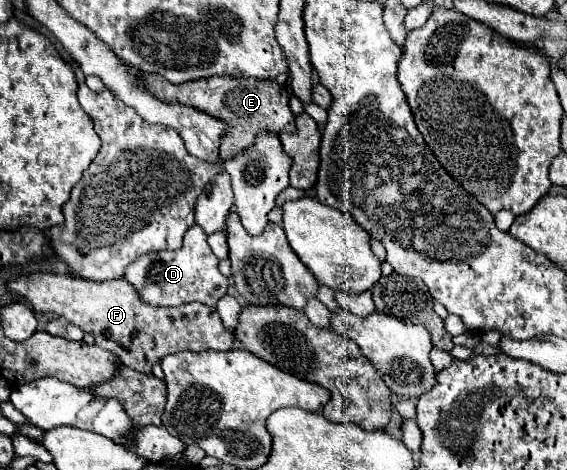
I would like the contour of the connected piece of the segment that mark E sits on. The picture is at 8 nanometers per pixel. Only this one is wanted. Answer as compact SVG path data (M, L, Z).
M144 73L144 87L148 91L156 93L154 97L158 97L160 101L192 105L196 109L204 109L206 113L226 121L228 133L224 135L222 145L220 145L222 161L234 157L240 149L246 149L248 145L252 145L260 131L296 133L294 113L290 111L290 105L288 105L290 91L284 85L278 85L274 79L272 81L256 81L256 79L242 79L242 77L232 79L228 75L220 75L220 77L208 77L208 79L200 79L200 81L188 81L188 83L174 85L174 83L168 83L160 75Z

